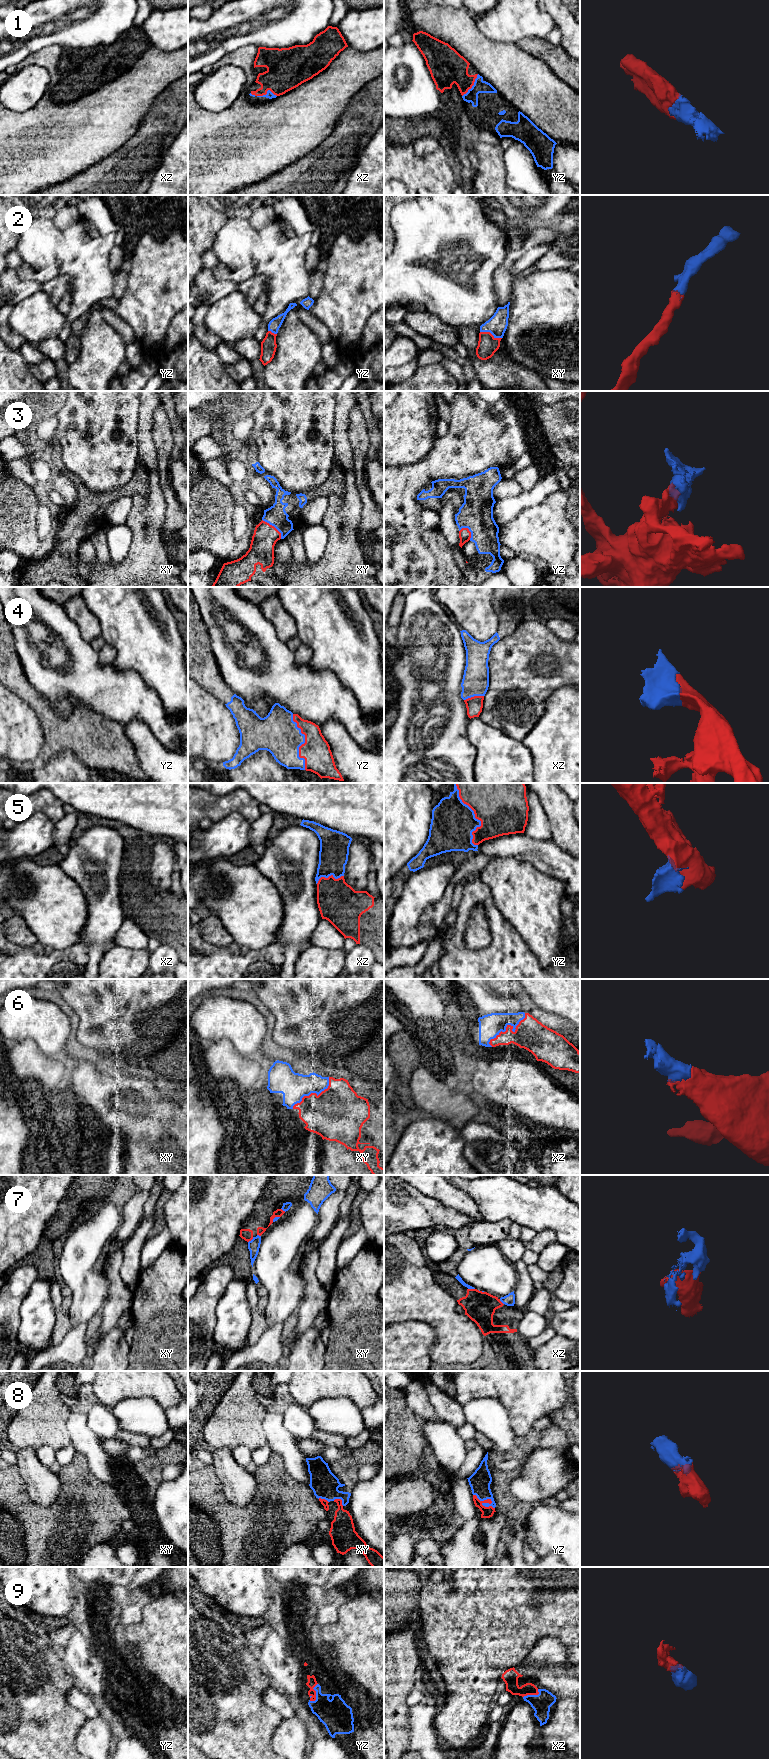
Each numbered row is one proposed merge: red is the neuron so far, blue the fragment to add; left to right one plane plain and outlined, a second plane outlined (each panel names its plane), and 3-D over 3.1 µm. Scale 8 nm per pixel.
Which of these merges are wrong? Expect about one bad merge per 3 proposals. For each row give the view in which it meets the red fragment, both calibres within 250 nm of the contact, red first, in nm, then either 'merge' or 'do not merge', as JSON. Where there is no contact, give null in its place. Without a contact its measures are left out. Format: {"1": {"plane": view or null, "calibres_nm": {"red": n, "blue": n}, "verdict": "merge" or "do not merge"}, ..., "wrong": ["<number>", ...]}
{"1": {"plane": "yz", "calibres_nm": {"red": 280, "blue": 110}, "verdict": "merge"}, "2": {"plane": "xy", "calibres_nm": {"red": 160, "blue": 160}, "verdict": "merge"}, "3": {"plane": "xy", "calibres_nm": {"red": 200, "blue": 160}, "verdict": "merge"}, "4": {"plane": "yz", "calibres_nm": {"red": 220, "blue": 320}, "verdict": "merge"}, "5": {"plane": "yz", "calibres_nm": {"red": 460, "blue": 340}, "verdict": "merge"}, "6": {"plane": "xz", "calibres_nm": {"red": 260, "blue": 190}, "verdict": "merge"}, "7": {"plane": "xz", "calibres_nm": {"red": 240, "blue": 40}, "verdict": "do not merge"}, "8": {"plane": "yz", "calibres_nm": {"red": 90, "blue": 170}, "verdict": "merge"}, "9": {"plane": "yz", "calibres_nm": {"red": 70, "blue": 240}, "verdict": "merge"}, "wrong": ["7"]}

